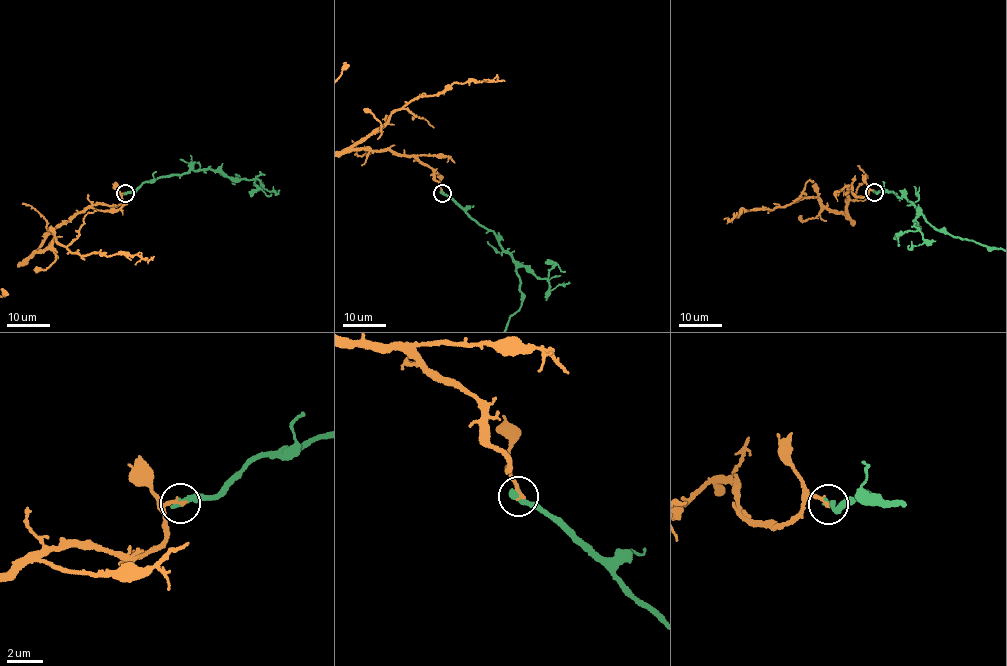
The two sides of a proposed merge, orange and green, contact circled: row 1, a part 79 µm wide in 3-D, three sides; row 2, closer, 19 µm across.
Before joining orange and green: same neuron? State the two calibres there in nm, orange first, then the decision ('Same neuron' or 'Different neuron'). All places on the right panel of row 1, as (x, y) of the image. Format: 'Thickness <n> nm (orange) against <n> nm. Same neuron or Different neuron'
Thickness 240 nm (orange) against 400 nm. Different neuron

